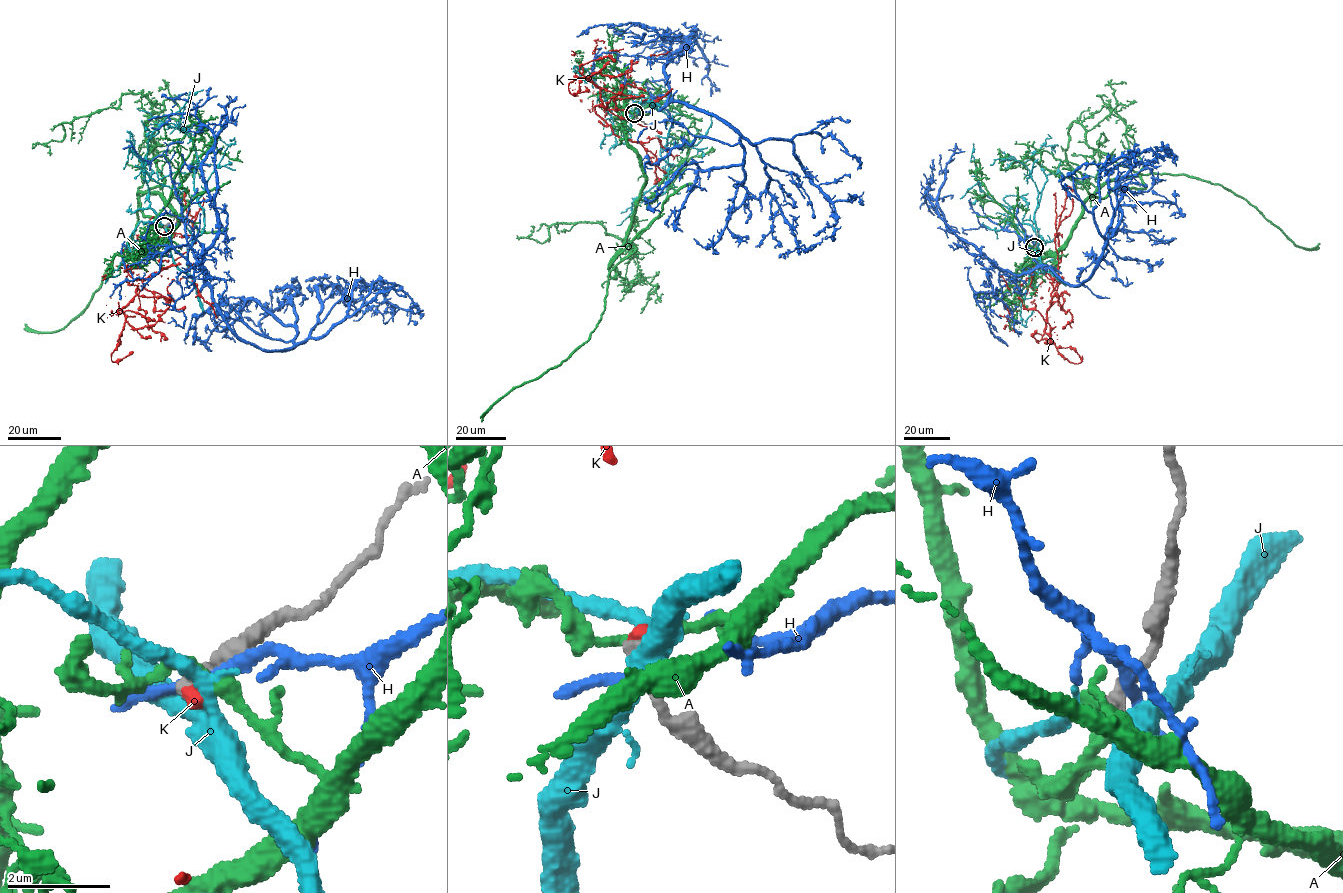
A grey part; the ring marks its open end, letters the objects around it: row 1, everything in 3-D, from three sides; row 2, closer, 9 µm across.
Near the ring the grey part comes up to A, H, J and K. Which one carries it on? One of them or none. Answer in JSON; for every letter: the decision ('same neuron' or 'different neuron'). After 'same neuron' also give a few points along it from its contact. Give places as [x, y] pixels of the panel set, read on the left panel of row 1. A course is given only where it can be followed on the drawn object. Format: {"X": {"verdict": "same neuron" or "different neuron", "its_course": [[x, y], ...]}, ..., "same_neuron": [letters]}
{"A": {"verdict": "different neuron"}, "H": {"verdict": "different neuron"}, "J": {"verdict": "different neuron"}, "K": {"verdict": "same neuron", "its_course": [[164, 226], [136, 249], [194, 242], [129, 324], [154, 325], [203, 262]]}, "same_neuron": ["K"]}

